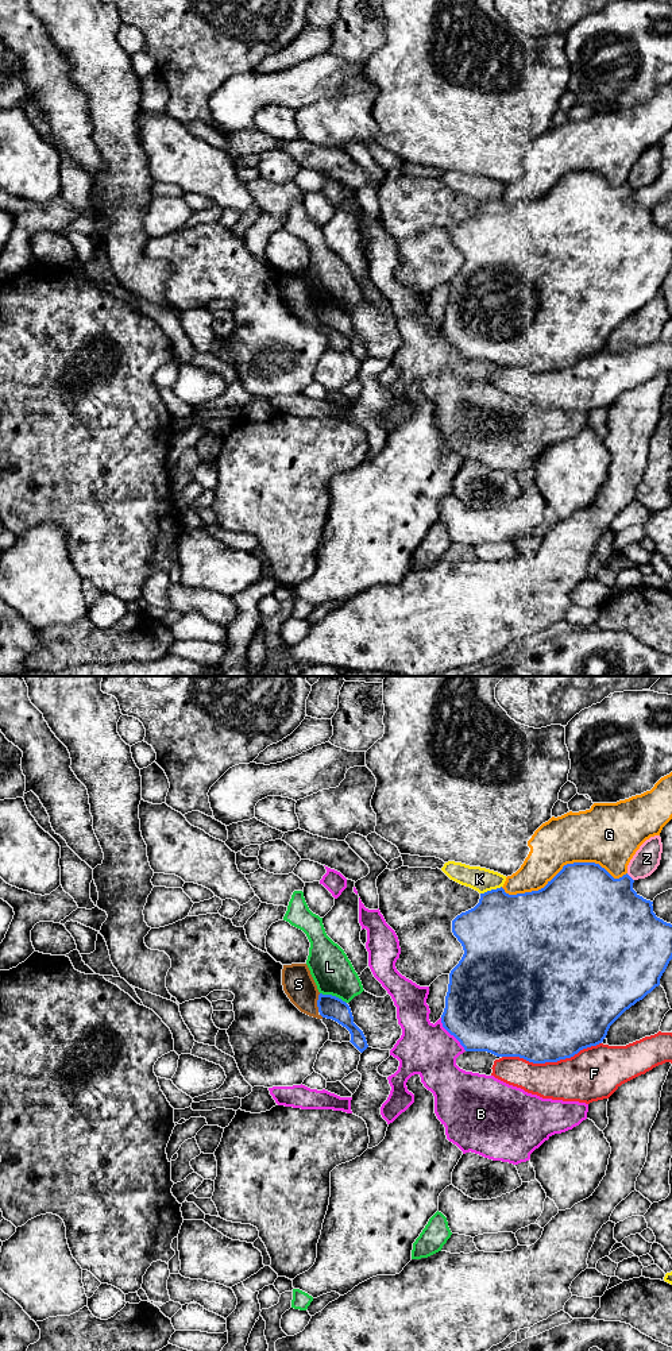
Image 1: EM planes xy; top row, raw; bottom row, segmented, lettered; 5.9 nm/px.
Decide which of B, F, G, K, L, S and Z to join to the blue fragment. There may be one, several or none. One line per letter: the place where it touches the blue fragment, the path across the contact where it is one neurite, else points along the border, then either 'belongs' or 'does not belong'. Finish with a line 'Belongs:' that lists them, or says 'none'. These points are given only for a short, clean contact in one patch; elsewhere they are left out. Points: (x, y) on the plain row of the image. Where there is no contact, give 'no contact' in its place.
B: contact xy (451, 343); does not belong
F: contact xy (551, 370); does not belong
G: contact xy (563, 176); does not belong
K: contact xy (491, 199); does not belong
L: contact xy (333, 305); border xy (320, 301), (335, 304), (346, 312); does not belong
S: contact xy (317, 312); does not belong
Z: contact xy (630, 186); does not belong
Belongs: none

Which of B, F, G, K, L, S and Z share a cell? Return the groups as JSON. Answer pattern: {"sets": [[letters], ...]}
{"sets": [["B"], ["F"], ["G"], ["K"], ["L"], ["S"], ["Z"]]}

